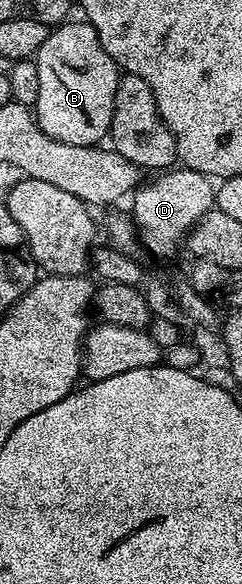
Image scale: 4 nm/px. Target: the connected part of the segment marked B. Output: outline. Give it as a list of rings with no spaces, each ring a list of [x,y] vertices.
[[[66,21],[48,30],[45,45],[41,45],[34,61],[41,89],[33,114],[39,128],[65,145],[94,147],[102,144],[111,134],[113,109],[121,68],[105,53],[97,37],[97,29],[86,21]]]

